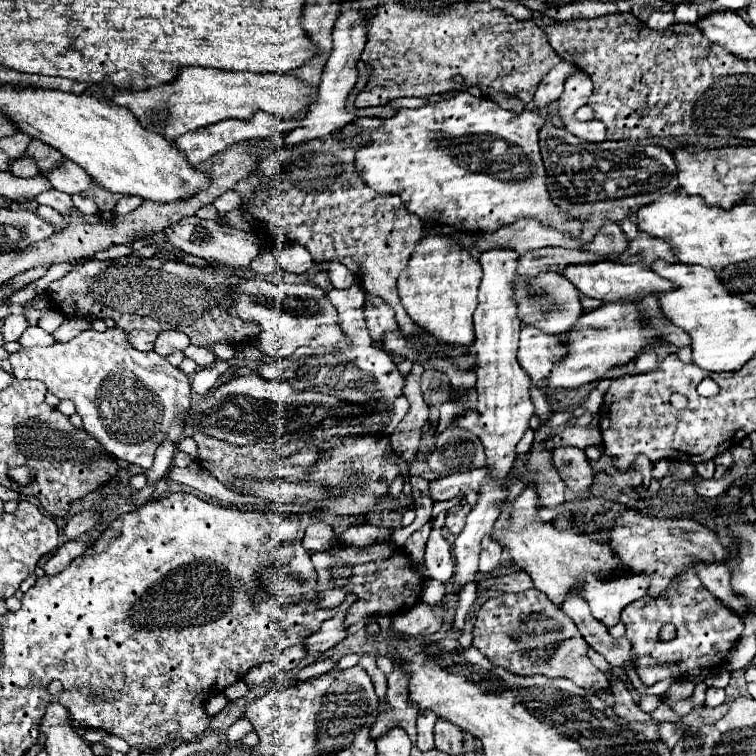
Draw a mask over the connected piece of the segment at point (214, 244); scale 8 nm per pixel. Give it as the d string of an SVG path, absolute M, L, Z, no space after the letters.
M196 215L170 225L166 229L166 239L170 239L170 243L174 243L176 247L180 247L182 251L190 255L202 257L206 261L214 261L216 265L224 265L230 269L244 269L260 255L258 237L254 233L246 233L246 231L240 231L228 225L220 225L216 221L204 221L204 219L198 219Z

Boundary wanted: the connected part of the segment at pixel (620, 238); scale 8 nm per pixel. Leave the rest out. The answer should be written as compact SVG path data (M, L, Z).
M606 221L598 233L594 235L592 241L584 243L580 247L582 251L592 251L598 253L602 257L610 257L610 255L622 255L628 249L628 237L626 233L620 229L618 223L614 221Z

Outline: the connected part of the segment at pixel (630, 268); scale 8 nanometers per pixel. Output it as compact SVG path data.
M598 261L598 263L580 263L580 265L568 265L562 271L562 277L566 277L582 295L600 299L600 301L618 301L618 299L632 299L646 293L656 291L670 291L670 281L658 277L648 265L624 265L618 261Z

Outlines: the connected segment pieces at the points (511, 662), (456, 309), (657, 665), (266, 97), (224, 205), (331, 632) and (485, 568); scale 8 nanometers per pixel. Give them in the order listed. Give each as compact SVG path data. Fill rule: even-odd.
M524 591L524 593L502 593L494 599L488 599L478 615L476 615L476 623L474 623L474 641L472 645L488 657L490 663L506 669L506 671L512 671L516 675L548 675L548 677L566 677L570 681L574 681L576 685L584 687L584 689L592 689L592 691L600 691L600 689L608 689L610 687L610 681L608 677L596 669L592 665L592 661L588 659L588 643L584 641L584 637L580 635L578 627L574 625L574 621L566 615L564 619L564 613L560 611L558 605L546 601L542 601L542 607L538 603L538 591ZM542 613L546 615L548 619L536 619L536 615ZM558 643L558 651L548 651L550 647L554 647Z
M426 235L410 255L406 271L398 279L398 293L410 319L450 349L470 351L474 345L472 313L478 305L478 285L482 279L480 263L460 245L444 237Z
M693 568L686 569L676 581L680 583L680 589L674 583L664 595L656 599L638 599L630 603L620 615L620 621L626 625L626 637L632 643L632 653L636 655L636 675L646 687L664 679L682 679L690 669L696 667L720 667L742 635L742 619L732 615L732 611L726 609L716 597L712 597L698 581L700 579L696 571ZM664 623L676 625L676 639L670 643L652 645L658 641L658 631Z
M180 67L178 77L170 83L164 83L160 87L148 87L146 91L116 89L110 101L114 105L130 109L144 127L166 135L166 139L176 139L188 131L208 127L224 119L250 119L258 109L278 119L292 115L302 117L306 115L306 107L310 105L310 99L314 99L314 95L316 91L312 91L308 85L292 75Z
M230 189L223 193L221 196L212 203L220 213L226 213L226 211L232 211L232 209L238 209L242 205L242 195L234 189Z
M338 613L336 617L324 621L318 631L312 631L310 635L306 635L302 639L302 643L306 645L306 653L320 655L320 653L328 651L330 647L334 647L338 641L342 641L346 637L346 633L344 633L346 625L342 623L342 619L344 619L344 613Z
M482 539L482 553L480 553L480 575L492 575L498 571L498 567L502 565L502 547L498 547L498 543L494 543L492 539Z

